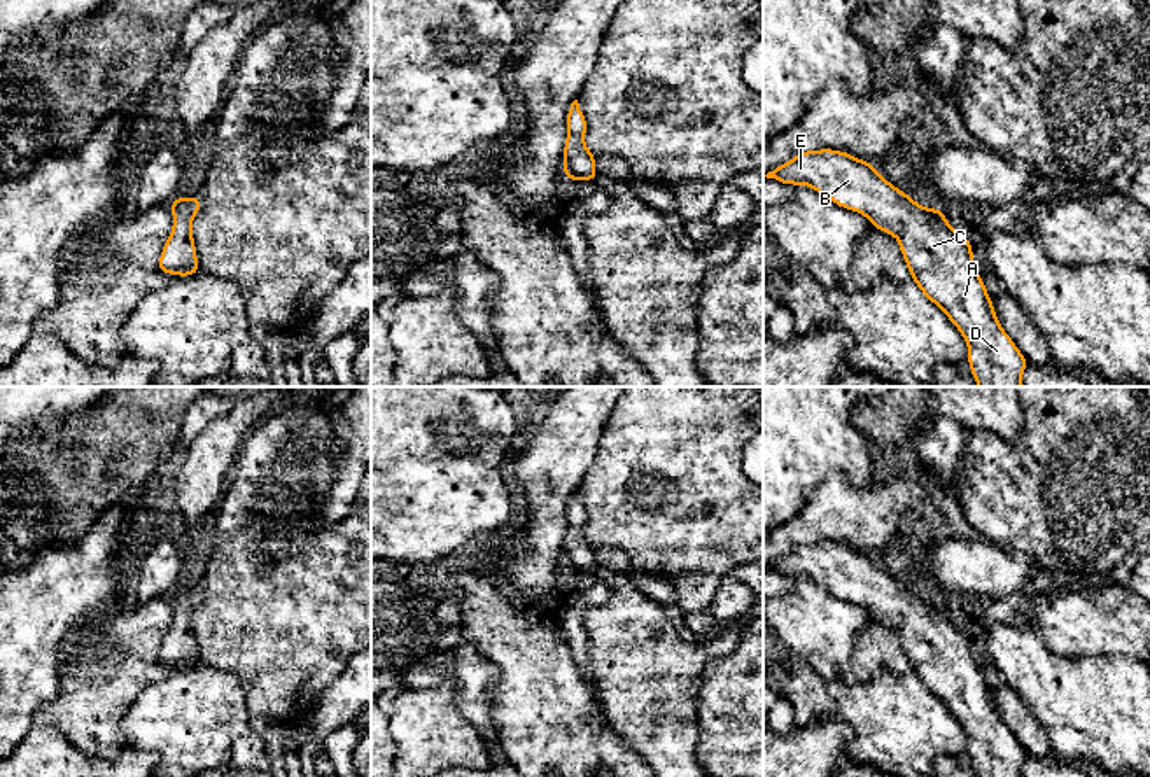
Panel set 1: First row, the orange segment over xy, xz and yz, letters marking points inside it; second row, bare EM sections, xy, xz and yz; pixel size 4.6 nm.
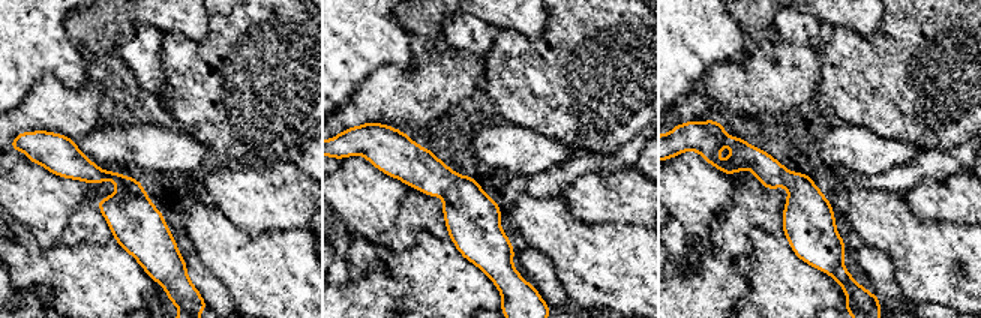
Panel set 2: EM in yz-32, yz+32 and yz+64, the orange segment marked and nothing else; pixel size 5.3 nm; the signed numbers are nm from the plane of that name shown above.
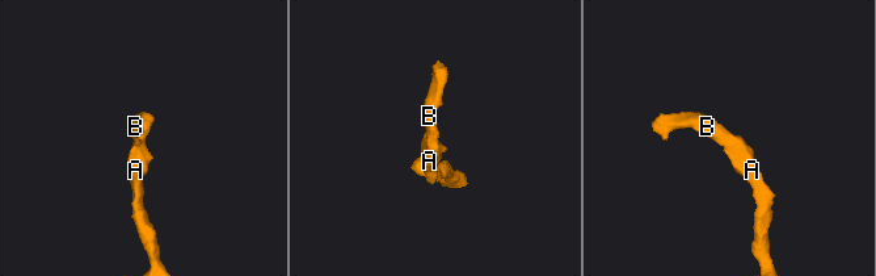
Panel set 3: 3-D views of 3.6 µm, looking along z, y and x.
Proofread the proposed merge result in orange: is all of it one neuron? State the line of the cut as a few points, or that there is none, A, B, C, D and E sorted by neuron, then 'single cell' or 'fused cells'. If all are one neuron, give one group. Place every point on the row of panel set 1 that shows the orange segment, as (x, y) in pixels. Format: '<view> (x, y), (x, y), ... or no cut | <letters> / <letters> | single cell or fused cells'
no cut | A B C D E | single cell

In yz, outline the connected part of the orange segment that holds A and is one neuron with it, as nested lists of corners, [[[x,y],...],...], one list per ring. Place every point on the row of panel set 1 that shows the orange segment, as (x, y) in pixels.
[[[831,149],[802,152],[765,177],[782,184],[807,184],[838,206],[863,214],[882,233],[896,234],[912,280],[929,301],[943,310],[966,340],[970,348],[968,366],[978,387],[1022,385],[1020,374],[1029,364],[998,324],[992,299],[971,262],[971,243],[950,229],[942,210],[919,206],[879,175],[872,163]]]

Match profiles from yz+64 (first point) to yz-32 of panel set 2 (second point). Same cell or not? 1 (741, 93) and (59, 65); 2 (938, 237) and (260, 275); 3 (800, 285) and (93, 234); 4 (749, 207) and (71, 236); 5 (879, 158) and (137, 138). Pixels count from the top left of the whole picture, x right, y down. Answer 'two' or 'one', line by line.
1: two
2: one
3: two
4: one
5: one

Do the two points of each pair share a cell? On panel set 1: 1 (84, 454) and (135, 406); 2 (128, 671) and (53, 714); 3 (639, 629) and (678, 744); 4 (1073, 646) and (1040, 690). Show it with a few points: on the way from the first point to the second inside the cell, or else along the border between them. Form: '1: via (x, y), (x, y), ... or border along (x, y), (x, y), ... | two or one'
1: via (97, 441), (123, 413) | one
2: via (109, 679), (72, 713) | one
3: via (639, 658), (646, 674), (650, 702), (667, 714) | one
4: border along (1035, 630), (1054, 653), (1073, 658), (1108, 657) | two

